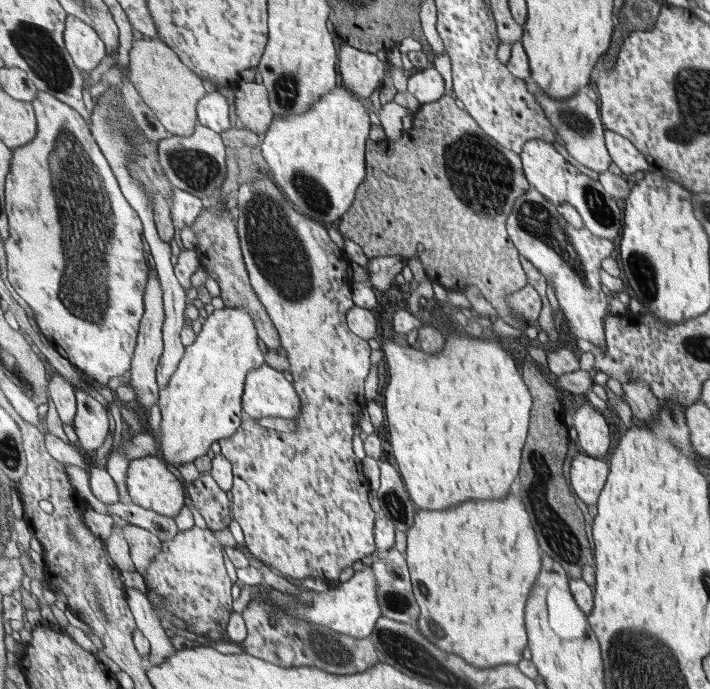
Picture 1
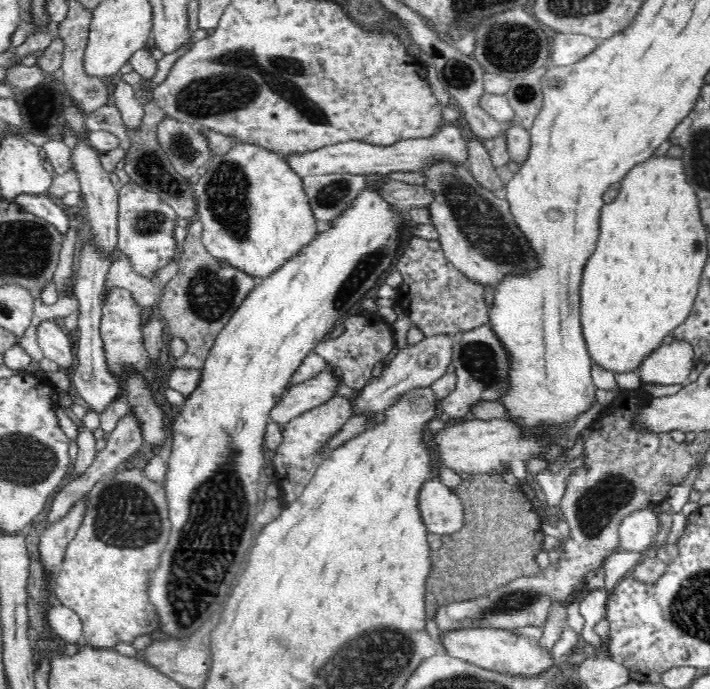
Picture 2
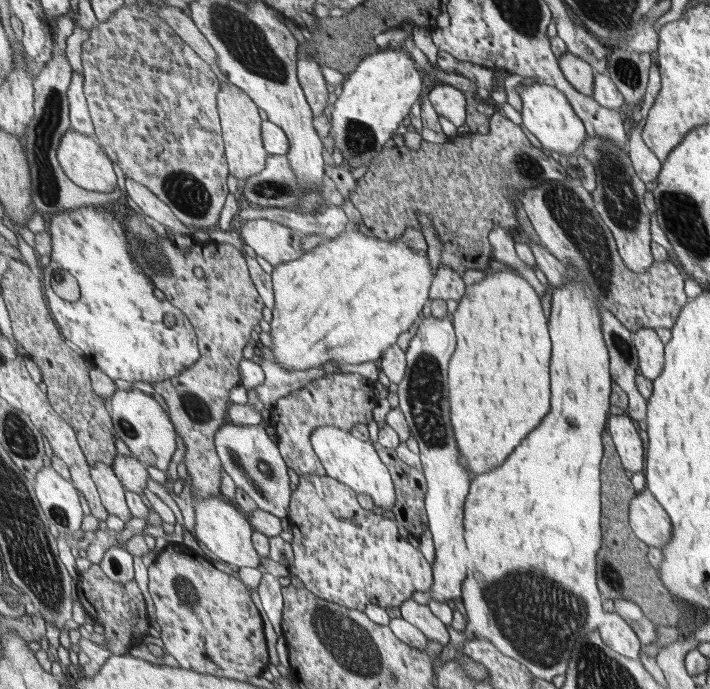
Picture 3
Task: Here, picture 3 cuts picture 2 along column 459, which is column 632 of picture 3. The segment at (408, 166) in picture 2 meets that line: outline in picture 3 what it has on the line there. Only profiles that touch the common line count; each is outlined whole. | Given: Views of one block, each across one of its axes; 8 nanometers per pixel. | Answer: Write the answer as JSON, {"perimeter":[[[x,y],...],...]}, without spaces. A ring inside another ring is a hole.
{"perimeter":[[[636,127],[632,129],[629,143],[630,157],[632,158],[632,163],[639,178],[645,182],[657,181],[663,163],[661,163],[654,152],[646,146],[643,142],[641,131],[639,132]]]}

